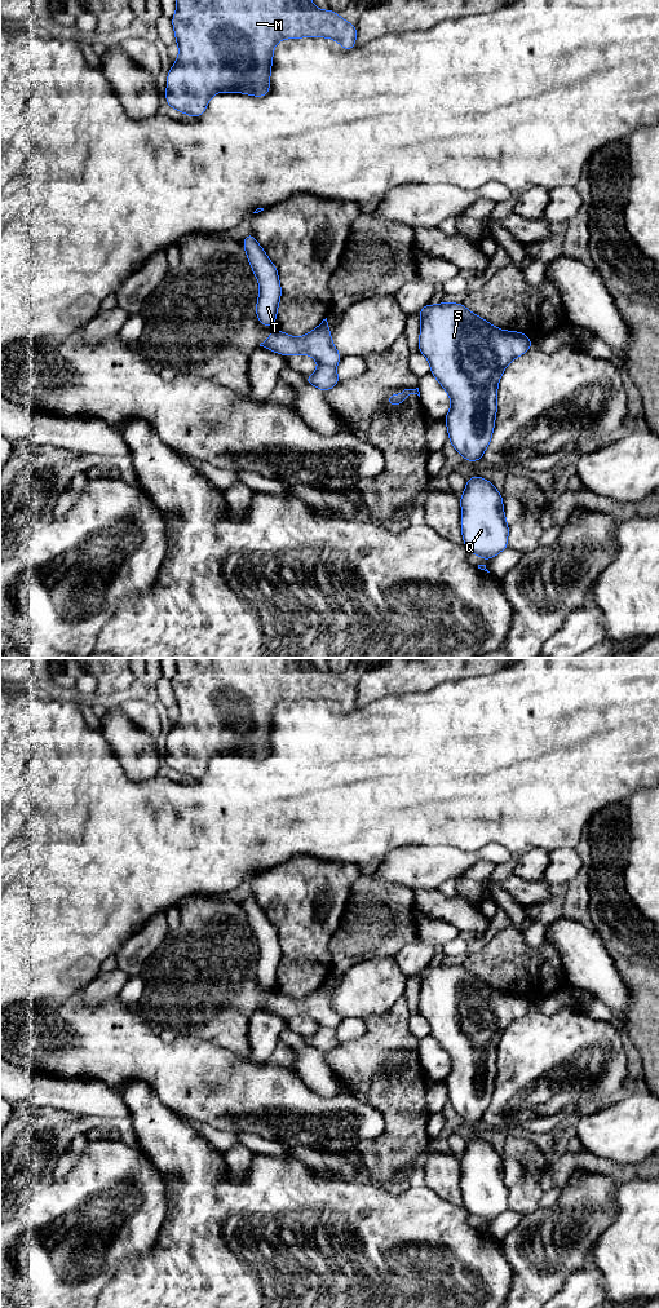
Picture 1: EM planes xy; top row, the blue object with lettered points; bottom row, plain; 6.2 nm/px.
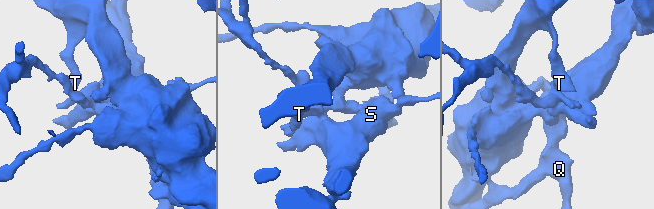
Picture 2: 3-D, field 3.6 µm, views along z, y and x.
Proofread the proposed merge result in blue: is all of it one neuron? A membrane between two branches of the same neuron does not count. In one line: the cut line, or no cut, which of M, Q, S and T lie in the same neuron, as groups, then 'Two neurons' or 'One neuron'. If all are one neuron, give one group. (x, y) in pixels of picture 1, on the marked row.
Split along xy (319, 363), (335, 367). Groups: M T / Q S. Two neurons

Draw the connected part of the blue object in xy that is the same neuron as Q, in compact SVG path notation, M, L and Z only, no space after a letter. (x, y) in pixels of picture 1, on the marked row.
M470 476L460 503L461 535L469 553L490 560L508 548L503 496L490 481Z

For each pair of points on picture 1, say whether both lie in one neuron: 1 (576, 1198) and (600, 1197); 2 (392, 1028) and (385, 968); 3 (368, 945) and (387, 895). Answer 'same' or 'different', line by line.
1: same
2: different
3: same

